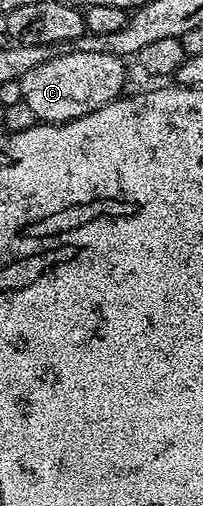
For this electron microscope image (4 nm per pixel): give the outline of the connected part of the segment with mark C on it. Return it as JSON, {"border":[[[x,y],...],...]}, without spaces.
{"border":[[[63,51],[59,57],[32,67],[20,78],[22,101],[32,107],[32,115],[42,123],[61,125],[63,121],[80,119],[123,96],[126,69],[123,58],[96,51]]]}

